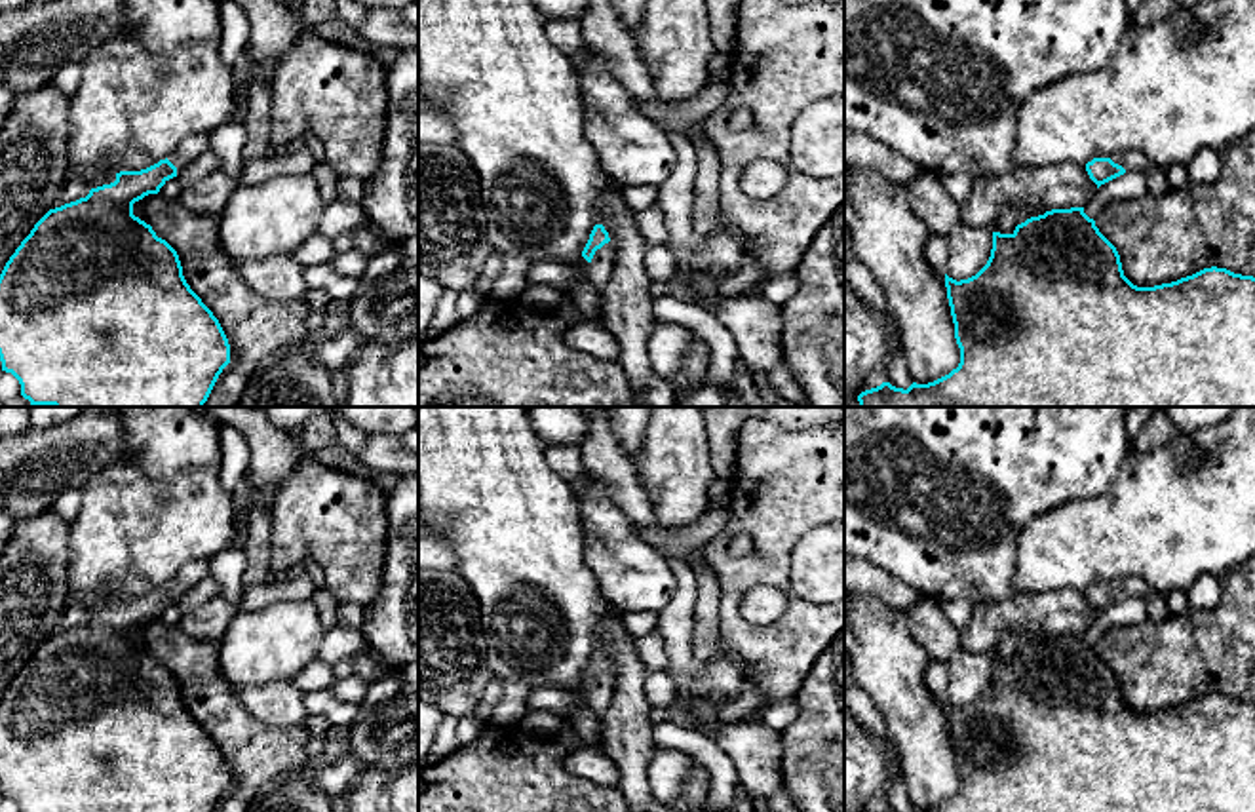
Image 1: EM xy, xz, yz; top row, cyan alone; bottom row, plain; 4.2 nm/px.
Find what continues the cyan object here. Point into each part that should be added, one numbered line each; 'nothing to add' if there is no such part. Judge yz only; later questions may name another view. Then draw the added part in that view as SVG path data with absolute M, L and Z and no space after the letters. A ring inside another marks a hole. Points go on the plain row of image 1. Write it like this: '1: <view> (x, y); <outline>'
1: yz (1128, 586); M1137 576L1112 580L1110 586L1126 597L1135 595L1145 599L1150 593L1149 586Z

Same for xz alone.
1: xz (599, 695); M608 667L601 675L595 677L591 688L588 690L588 704L593 711L603 713L603 709L612 700L614 688L614 671Z

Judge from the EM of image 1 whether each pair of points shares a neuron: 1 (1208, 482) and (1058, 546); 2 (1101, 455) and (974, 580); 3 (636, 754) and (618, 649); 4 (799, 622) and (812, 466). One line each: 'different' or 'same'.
1: same
2: same
3: same
4: same

